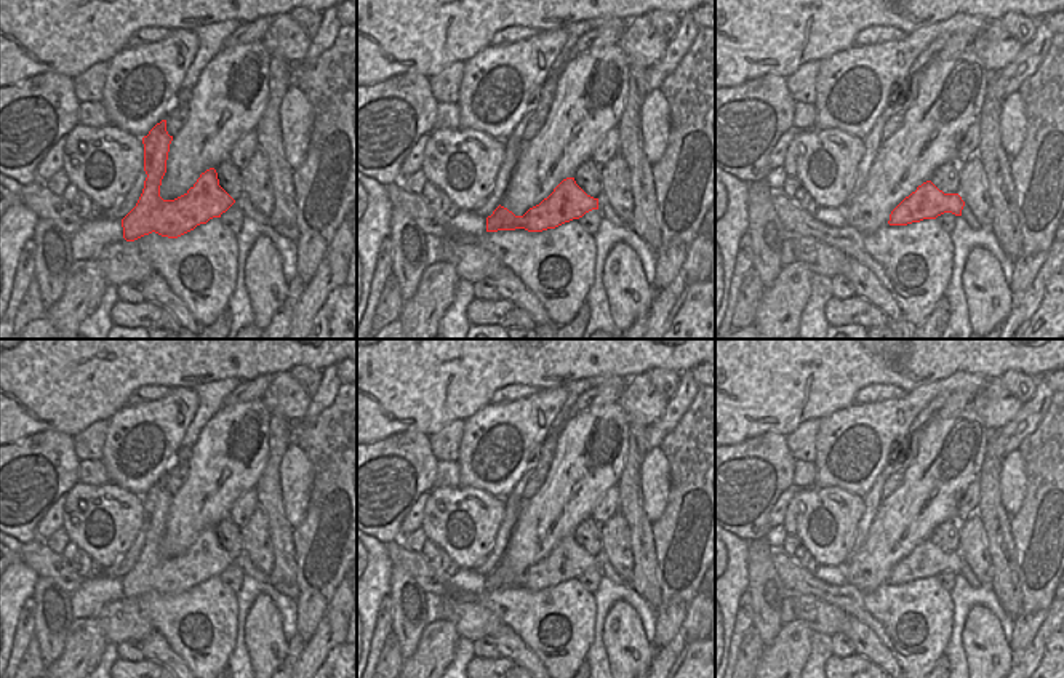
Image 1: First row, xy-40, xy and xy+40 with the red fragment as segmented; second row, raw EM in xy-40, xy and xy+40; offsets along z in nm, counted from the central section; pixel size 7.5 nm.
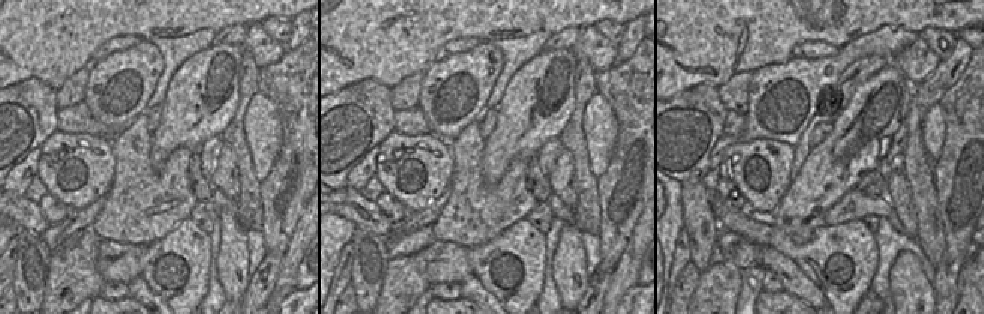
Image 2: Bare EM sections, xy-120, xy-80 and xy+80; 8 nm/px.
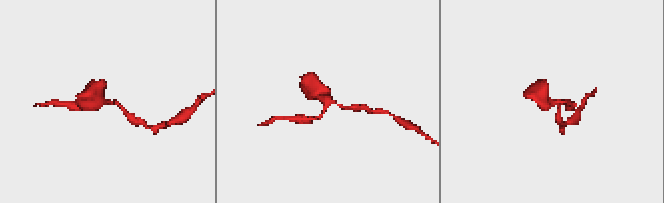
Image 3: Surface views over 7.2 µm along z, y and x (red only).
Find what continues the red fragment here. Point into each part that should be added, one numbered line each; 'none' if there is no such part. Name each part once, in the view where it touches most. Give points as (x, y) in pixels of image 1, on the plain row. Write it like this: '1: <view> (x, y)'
none

